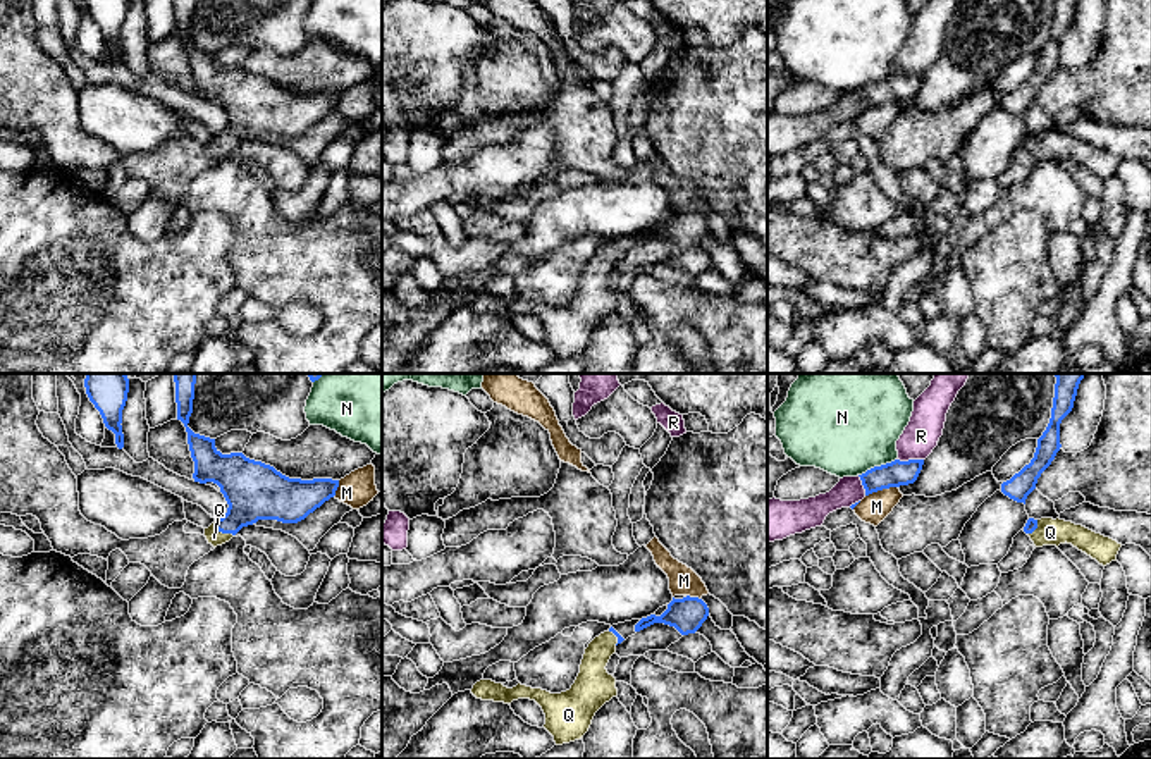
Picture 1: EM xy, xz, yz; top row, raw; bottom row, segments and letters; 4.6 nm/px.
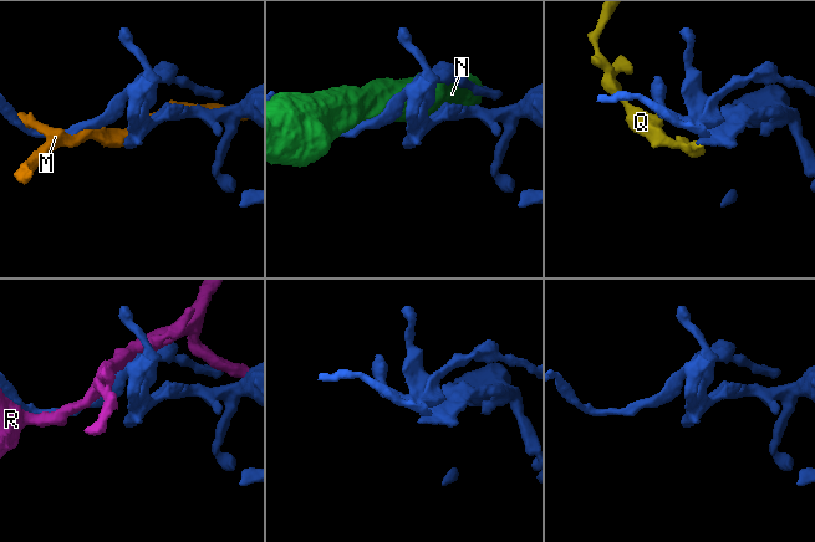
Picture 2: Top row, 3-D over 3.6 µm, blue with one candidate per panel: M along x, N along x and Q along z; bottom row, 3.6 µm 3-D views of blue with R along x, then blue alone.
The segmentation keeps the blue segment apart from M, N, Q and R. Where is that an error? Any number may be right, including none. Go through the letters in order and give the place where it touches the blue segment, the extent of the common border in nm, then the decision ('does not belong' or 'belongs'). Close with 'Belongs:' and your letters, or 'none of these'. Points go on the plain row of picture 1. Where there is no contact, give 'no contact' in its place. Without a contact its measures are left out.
M: yz (881, 104) | 160 nm | does not belong
N: yz (876, 81) | 190 nm | does not belong
Q: xy (222, 147) | 120 nm | belongs
R: yz (910, 74) | 130 nm | does not belong
Belongs: Q

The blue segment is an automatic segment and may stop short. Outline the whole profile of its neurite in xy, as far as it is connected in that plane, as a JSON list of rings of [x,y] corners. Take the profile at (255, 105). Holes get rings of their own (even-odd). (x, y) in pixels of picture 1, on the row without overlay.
[[[175,0],[177,34],[186,41],[194,76],[193,93],[200,98],[217,98],[229,119],[227,127],[205,143],[208,158],[222,160],[258,134],[298,138],[335,110],[339,95],[289,93],[243,67],[222,69],[215,62],[215,53],[194,48],[188,41],[193,14],[194,0]]]

